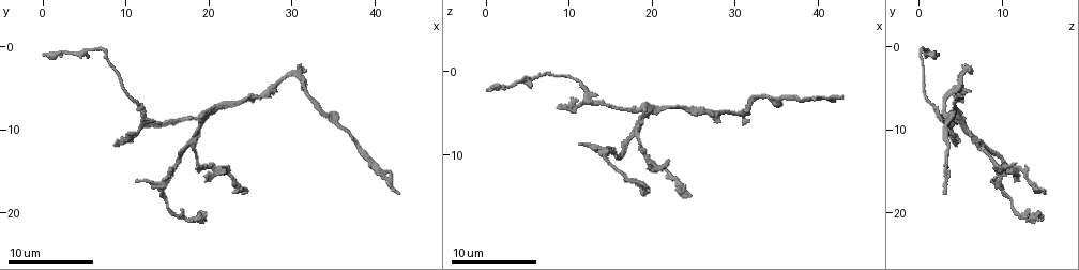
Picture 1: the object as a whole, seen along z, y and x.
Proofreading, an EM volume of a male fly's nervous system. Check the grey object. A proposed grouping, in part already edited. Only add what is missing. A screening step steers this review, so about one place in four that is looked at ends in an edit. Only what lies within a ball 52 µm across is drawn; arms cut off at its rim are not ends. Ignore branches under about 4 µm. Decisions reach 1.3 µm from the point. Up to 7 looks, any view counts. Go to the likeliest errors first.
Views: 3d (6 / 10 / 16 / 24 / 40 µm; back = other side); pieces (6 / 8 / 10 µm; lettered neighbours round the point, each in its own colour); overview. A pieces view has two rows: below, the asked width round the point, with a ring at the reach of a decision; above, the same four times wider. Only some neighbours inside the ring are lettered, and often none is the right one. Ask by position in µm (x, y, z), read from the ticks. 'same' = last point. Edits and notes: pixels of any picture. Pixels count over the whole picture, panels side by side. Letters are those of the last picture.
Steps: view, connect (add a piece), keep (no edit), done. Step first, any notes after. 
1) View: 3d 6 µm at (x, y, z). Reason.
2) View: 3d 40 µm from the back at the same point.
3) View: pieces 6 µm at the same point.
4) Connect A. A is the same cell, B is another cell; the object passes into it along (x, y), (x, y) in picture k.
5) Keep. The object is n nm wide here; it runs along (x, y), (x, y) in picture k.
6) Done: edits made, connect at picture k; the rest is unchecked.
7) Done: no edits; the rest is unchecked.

View: pieces 6 µm at (11.2, 16.0, 8.4). Tapers out.

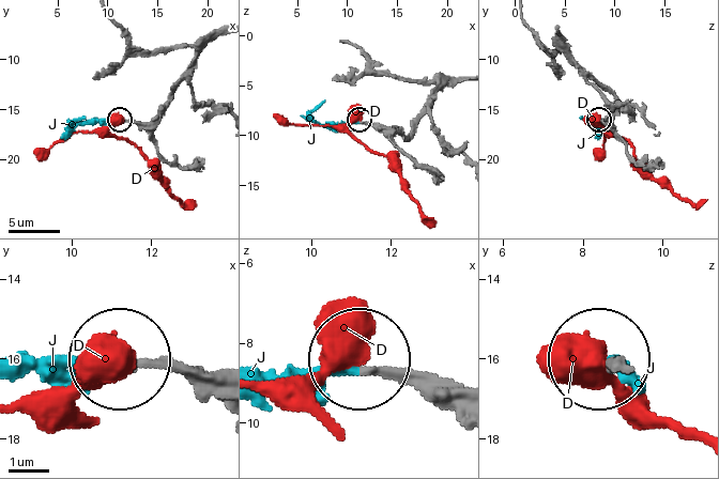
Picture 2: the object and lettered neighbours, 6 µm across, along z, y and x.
Connect J. The object is 190 nm wide here; J is the same cell, D is another cell; it goes on there.

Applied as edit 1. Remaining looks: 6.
View: overview.

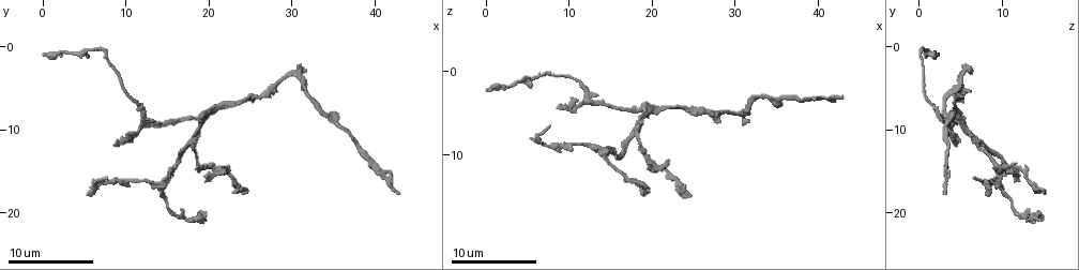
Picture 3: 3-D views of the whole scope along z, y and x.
View: 3d 10 µm at (31.0, 2.8, 6.2). An open end.

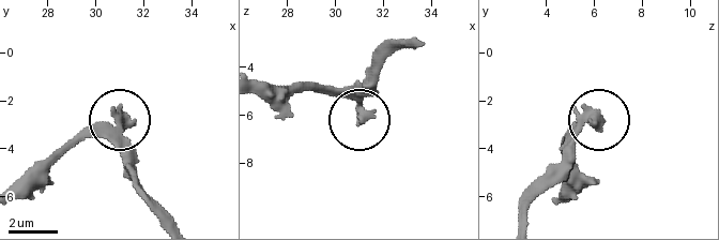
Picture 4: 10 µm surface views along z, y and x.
View: pieces 8 µm at (31.3, 3.1, 6.2). See the neighbours.

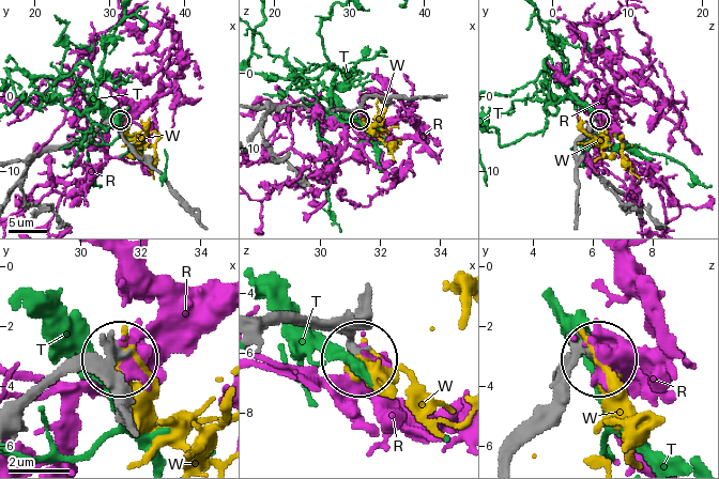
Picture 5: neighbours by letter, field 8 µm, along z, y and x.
Keep. The object is 400 nm wide here; R, T and W are other cells; it runs along (261, 319), (338, 329), (358, 355) in picture 5; no lettered piece goes on from it.

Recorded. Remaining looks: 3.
View: pieces 6 µm at (19.6, 20.0, 14.6). Branch stops here.

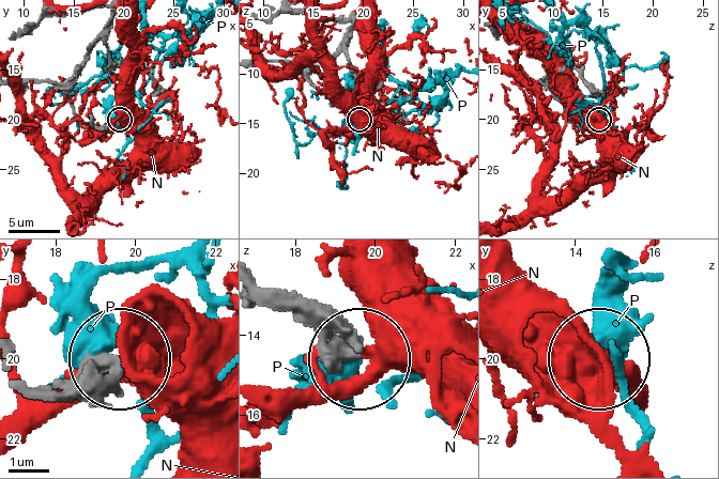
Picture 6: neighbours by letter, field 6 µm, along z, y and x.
Keep. N and P are other cells; none of them fits.

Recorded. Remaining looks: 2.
Done: edits made, connect at picture 2; the rest is unchecked.

